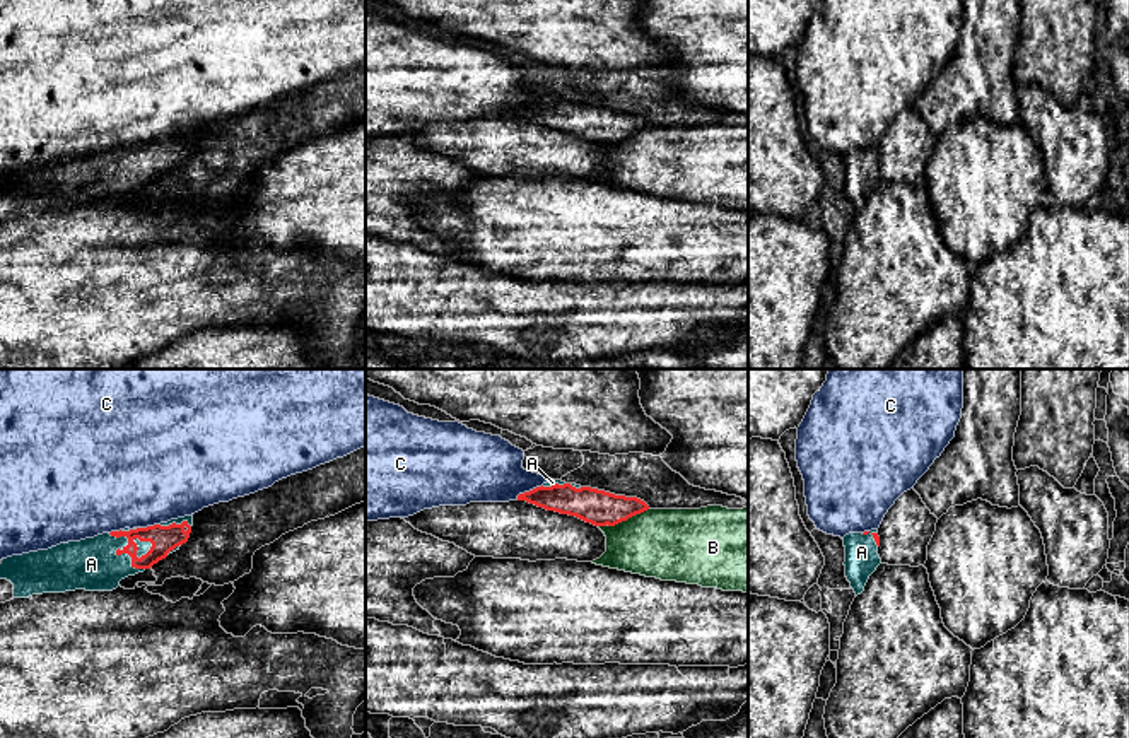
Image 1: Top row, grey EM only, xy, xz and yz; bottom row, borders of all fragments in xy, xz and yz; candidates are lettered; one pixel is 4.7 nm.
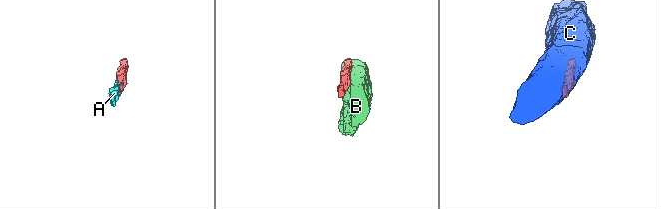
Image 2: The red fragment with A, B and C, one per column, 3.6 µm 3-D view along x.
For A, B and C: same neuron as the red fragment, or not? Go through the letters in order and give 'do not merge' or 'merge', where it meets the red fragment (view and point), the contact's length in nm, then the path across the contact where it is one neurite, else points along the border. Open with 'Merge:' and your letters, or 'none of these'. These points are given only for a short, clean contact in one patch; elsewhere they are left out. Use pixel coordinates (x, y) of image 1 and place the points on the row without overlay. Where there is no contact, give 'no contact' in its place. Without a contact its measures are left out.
Merge: A
A: merge; contact xy (123, 166); length 240 nm
B: do not merge; contact xz (622, 137); length 260 nm
C: do not merge; contact xz (530, 108); length 140 nm

